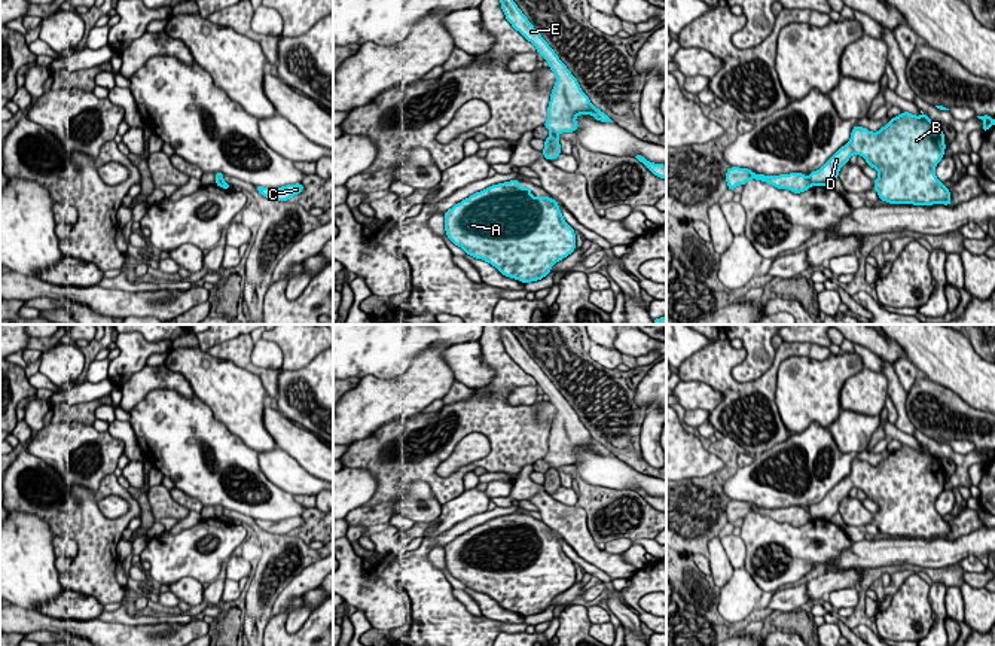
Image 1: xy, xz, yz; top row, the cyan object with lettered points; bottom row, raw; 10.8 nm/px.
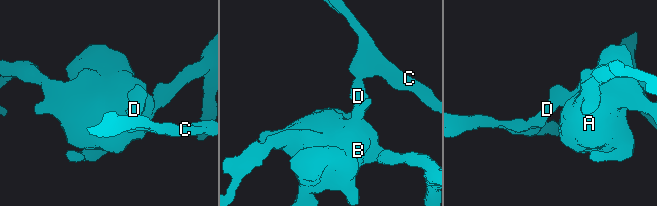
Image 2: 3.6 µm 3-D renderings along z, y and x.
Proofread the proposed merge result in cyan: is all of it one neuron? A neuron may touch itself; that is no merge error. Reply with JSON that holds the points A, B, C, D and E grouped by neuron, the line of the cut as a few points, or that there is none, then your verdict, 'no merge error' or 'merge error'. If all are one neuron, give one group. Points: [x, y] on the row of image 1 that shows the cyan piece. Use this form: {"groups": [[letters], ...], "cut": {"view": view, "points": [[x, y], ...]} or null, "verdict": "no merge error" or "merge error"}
{"groups": [["A", "B", "D"], ["C", "E"]], "cut": {"view": "xz", "points": [[551, 133], [556, 136]]}, "verdict": "merge error"}

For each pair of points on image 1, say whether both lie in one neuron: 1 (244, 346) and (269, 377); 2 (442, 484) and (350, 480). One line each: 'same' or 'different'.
1: same
2: different

